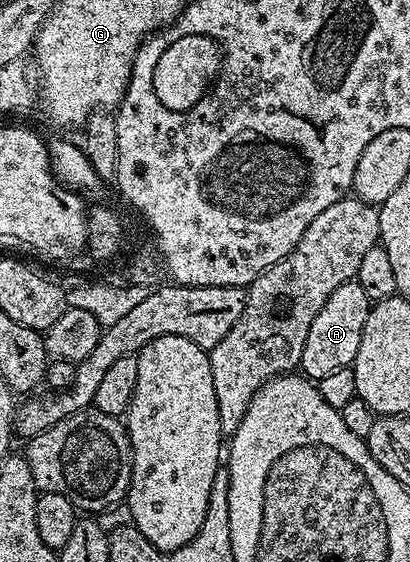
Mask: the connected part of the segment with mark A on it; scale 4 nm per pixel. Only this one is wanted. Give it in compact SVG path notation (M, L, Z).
M356 280L340 284L340 288L324 300L324 308L316 312L316 320L312 320L312 328L308 328L308 340L304 340L300 370L305 377L317 380L336 372L336 368L353 366L356 352L360 352L360 336L364 336L364 323L371 305L370 297Z

